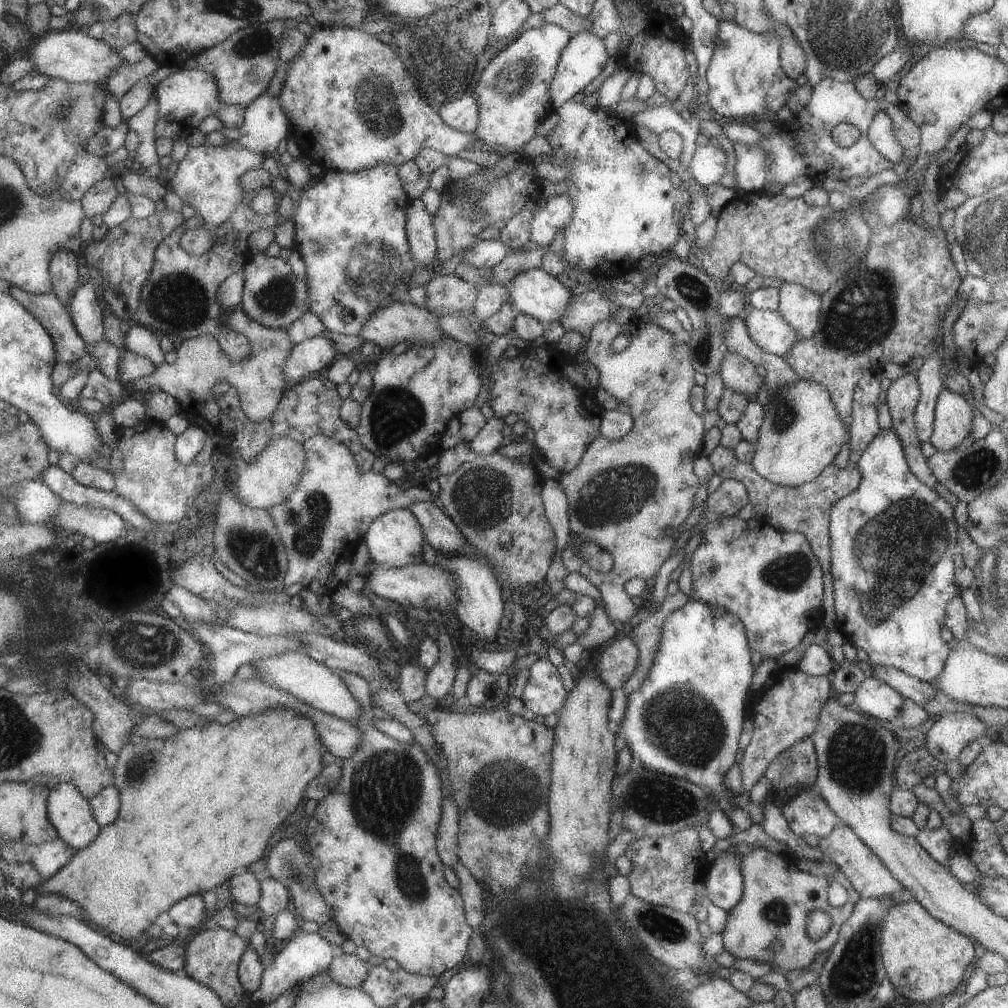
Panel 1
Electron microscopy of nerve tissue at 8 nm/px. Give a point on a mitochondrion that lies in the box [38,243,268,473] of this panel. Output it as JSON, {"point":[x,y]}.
{"point":[178,300]}

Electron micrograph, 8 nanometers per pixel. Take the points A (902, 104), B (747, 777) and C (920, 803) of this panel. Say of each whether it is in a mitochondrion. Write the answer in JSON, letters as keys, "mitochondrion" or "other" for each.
{"A":"other","B":"other","C":"other"}

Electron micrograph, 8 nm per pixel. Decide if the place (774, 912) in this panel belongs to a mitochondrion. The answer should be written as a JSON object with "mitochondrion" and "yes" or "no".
{"mitochondrion":"yes"}

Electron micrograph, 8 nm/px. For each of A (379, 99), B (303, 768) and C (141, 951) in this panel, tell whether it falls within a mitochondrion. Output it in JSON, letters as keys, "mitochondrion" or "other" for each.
{"A":"mitochondrion","B":"other","C":"other"}

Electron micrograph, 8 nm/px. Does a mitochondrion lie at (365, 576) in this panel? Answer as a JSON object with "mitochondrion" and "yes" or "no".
{"mitochondrion":"no"}

